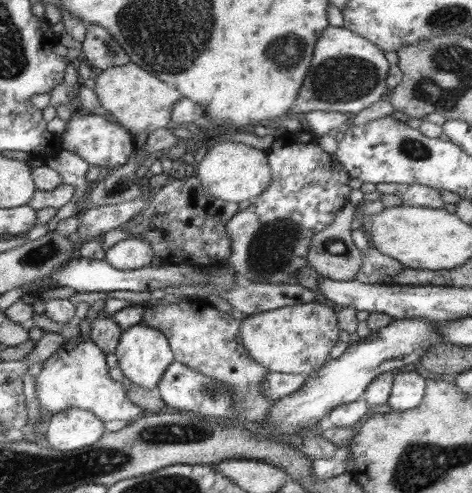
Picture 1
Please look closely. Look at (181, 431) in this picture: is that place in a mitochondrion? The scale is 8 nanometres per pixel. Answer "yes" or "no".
yes

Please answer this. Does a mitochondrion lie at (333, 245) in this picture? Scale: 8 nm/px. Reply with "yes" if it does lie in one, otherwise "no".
yes

